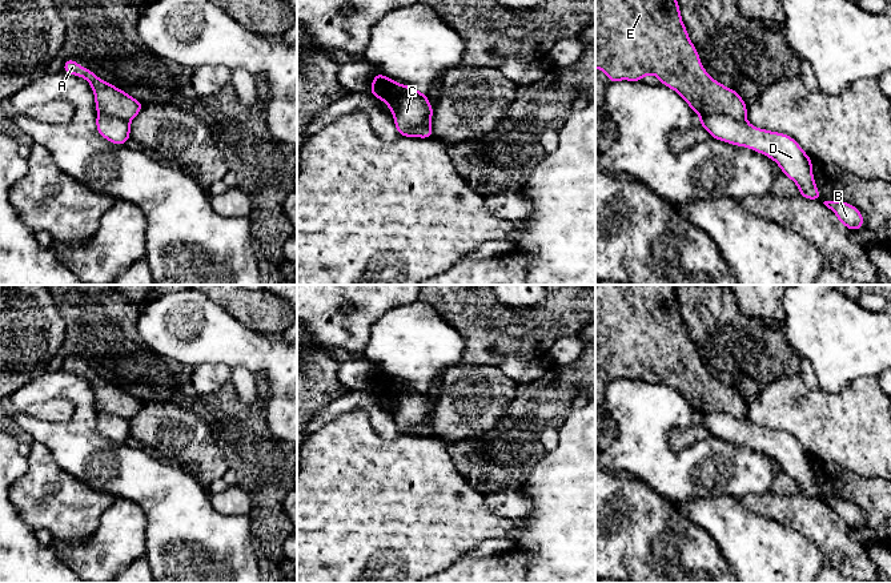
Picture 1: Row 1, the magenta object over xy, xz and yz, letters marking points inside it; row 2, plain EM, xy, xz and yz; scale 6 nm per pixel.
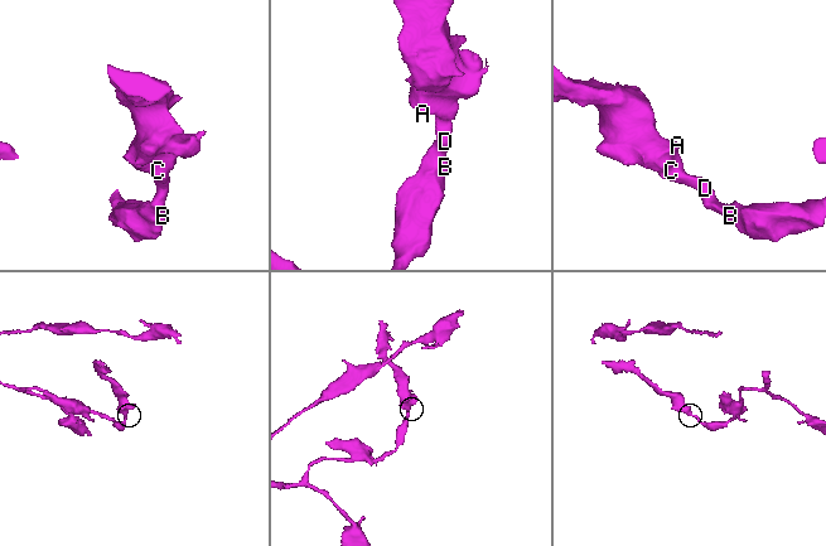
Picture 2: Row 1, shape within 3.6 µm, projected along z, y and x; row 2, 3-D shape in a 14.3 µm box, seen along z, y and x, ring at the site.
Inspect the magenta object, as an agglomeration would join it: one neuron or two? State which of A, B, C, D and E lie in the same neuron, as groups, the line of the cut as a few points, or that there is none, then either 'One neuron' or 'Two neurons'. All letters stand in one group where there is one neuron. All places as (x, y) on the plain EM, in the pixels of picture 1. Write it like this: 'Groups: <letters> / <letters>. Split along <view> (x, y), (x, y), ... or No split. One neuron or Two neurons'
Groups: A E / B C D. Split along xz (424, 391), (426, 414), (413, 429), (412, 434). Two neurons

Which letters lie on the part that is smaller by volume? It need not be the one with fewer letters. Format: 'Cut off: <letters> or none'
Cut off: A, E

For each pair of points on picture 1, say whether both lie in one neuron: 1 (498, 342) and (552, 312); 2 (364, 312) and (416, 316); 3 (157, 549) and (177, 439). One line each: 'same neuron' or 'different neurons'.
1: same neuron
2: different neurons
3: different neurons

